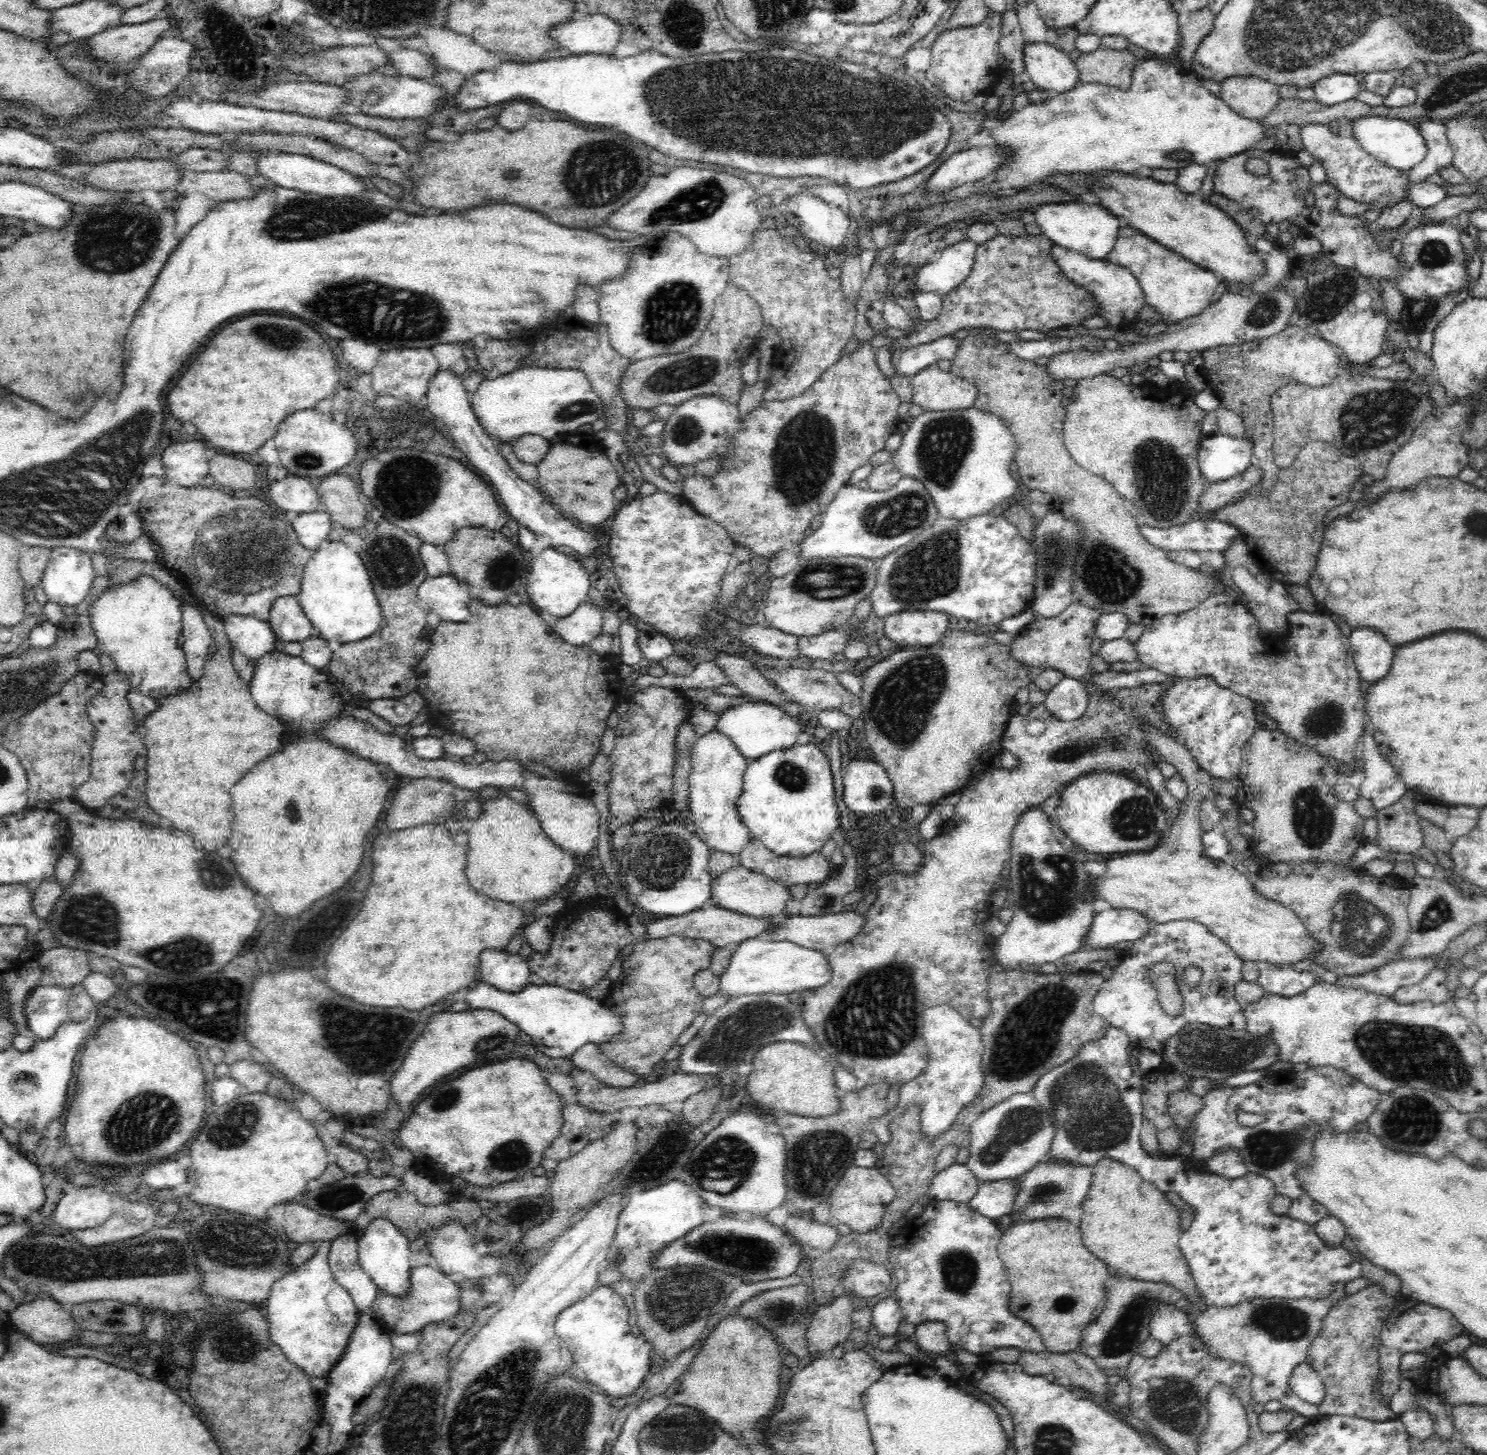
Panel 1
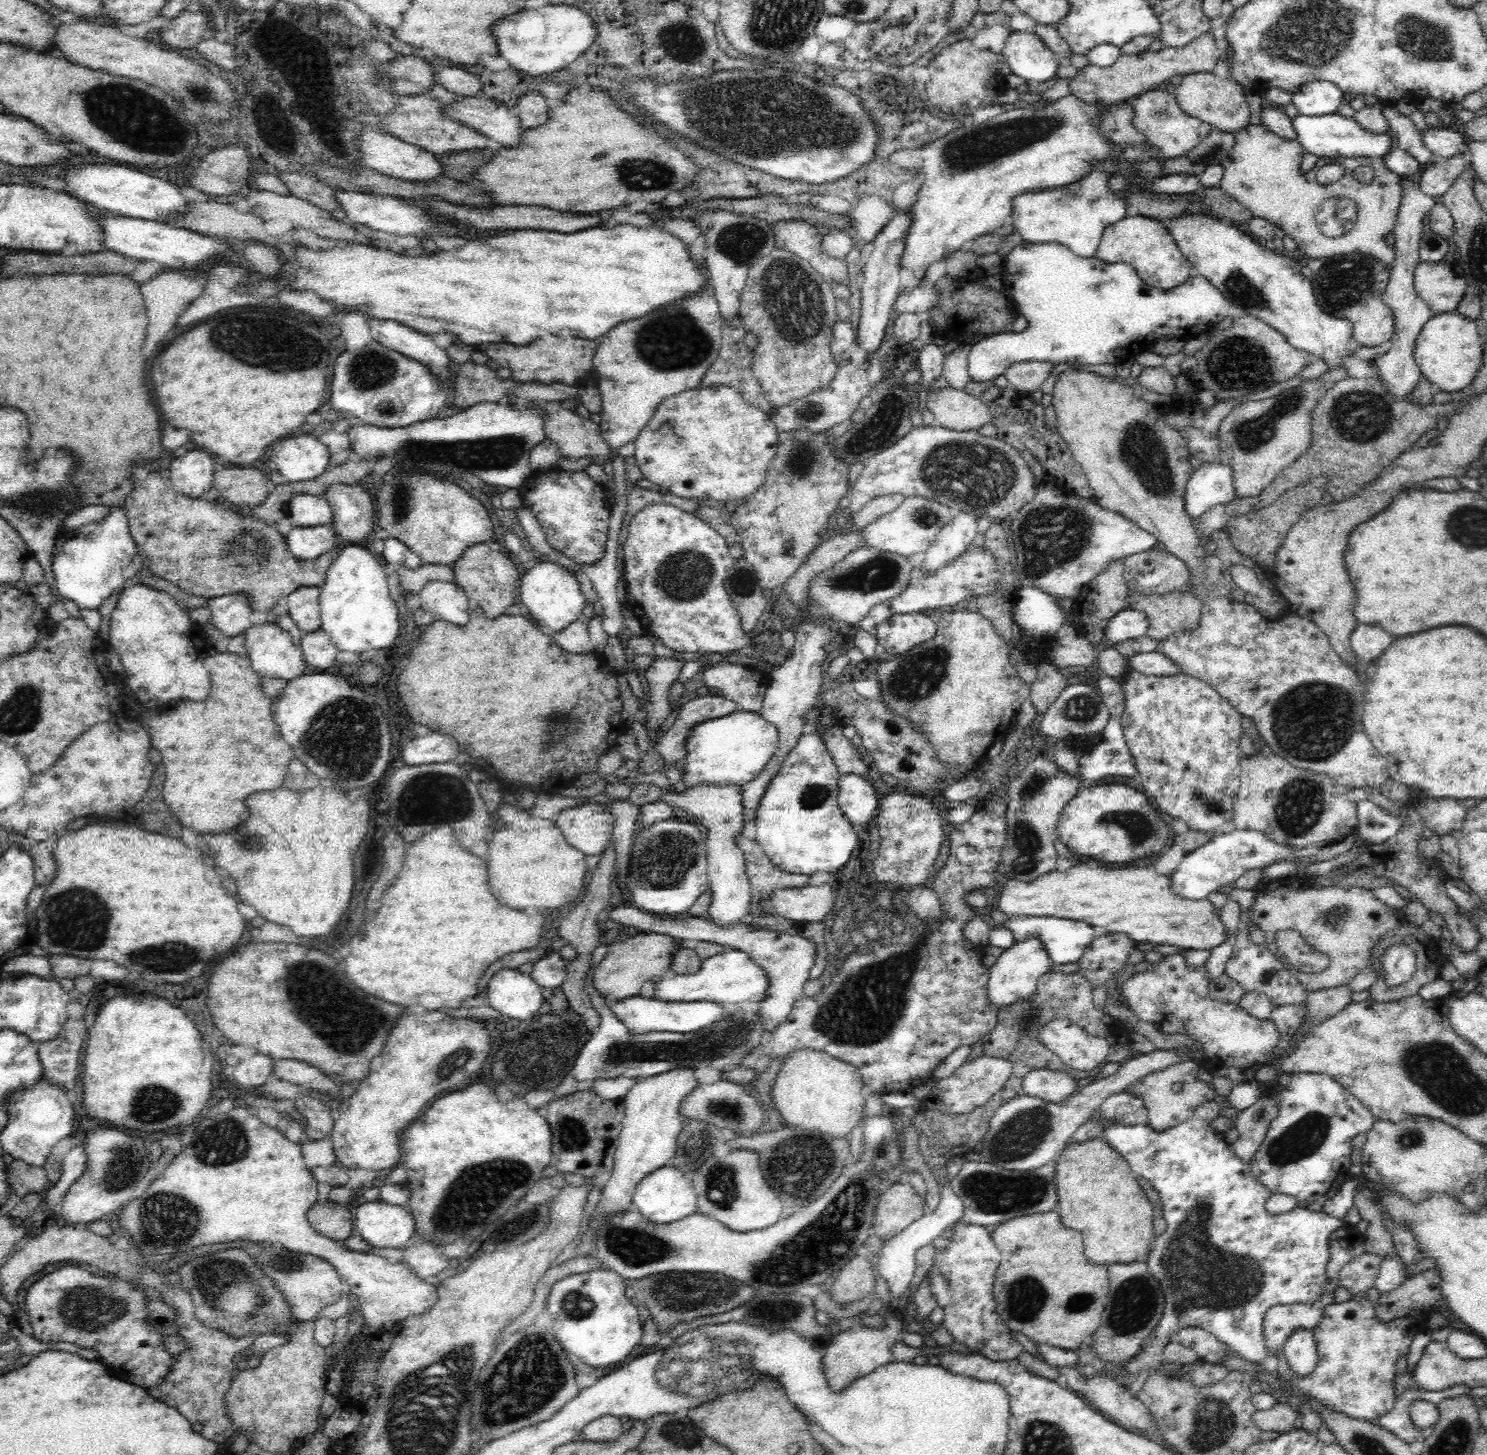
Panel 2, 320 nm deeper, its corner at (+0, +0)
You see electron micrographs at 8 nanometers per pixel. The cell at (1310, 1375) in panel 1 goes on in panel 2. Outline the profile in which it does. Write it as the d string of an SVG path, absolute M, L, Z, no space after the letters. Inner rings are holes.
M1296 1328L1284 1342L1283 1354L1290 1368L1300 1379L1306 1381L1316 1362L1316 1343L1313 1332L1307 1328Z

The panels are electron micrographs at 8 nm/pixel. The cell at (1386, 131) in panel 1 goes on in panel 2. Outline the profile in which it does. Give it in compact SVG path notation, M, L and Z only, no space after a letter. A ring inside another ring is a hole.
M1298 113L1291 119L1292 127L1296 131L1296 142L1300 143L1304 152L1315 154L1318 158L1369 156L1369 158L1380 159L1393 146L1392 138L1389 138L1386 133L1376 135L1376 133L1364 131L1354 118L1347 118L1338 113L1324 116L1304 116Z

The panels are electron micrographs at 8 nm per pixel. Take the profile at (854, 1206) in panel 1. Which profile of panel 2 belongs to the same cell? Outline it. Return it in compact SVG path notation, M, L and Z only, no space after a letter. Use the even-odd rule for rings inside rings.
M910 1183L891 1186L877 1200L872 1228L875 1243L894 1238L926 1211L924 1198L918 1195Z

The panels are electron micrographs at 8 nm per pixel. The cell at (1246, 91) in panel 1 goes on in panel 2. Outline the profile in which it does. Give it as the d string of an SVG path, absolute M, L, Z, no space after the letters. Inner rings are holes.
M1194 72L1183 78L1180 85L1175 88L1174 96L1176 104L1179 104L1186 115L1196 117L1208 123L1211 128L1224 133L1233 133L1248 125L1248 118L1250 118L1250 110L1242 88L1242 85L1236 84L1230 78L1223 79L1212 73Z

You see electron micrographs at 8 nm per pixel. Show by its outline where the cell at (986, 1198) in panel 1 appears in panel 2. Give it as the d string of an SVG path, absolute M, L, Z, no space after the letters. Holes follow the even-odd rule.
M950 1182L940 1185L940 1190L941 1199L935 1211L926 1211L916 1222L907 1226L894 1238L876 1244L876 1272L887 1280L889 1295L892 1298L900 1298L910 1288L910 1282L916 1272L916 1251L922 1246L930 1245L938 1235L942 1234L948 1226L956 1224L962 1216L964 1207L961 1198L954 1192Z

